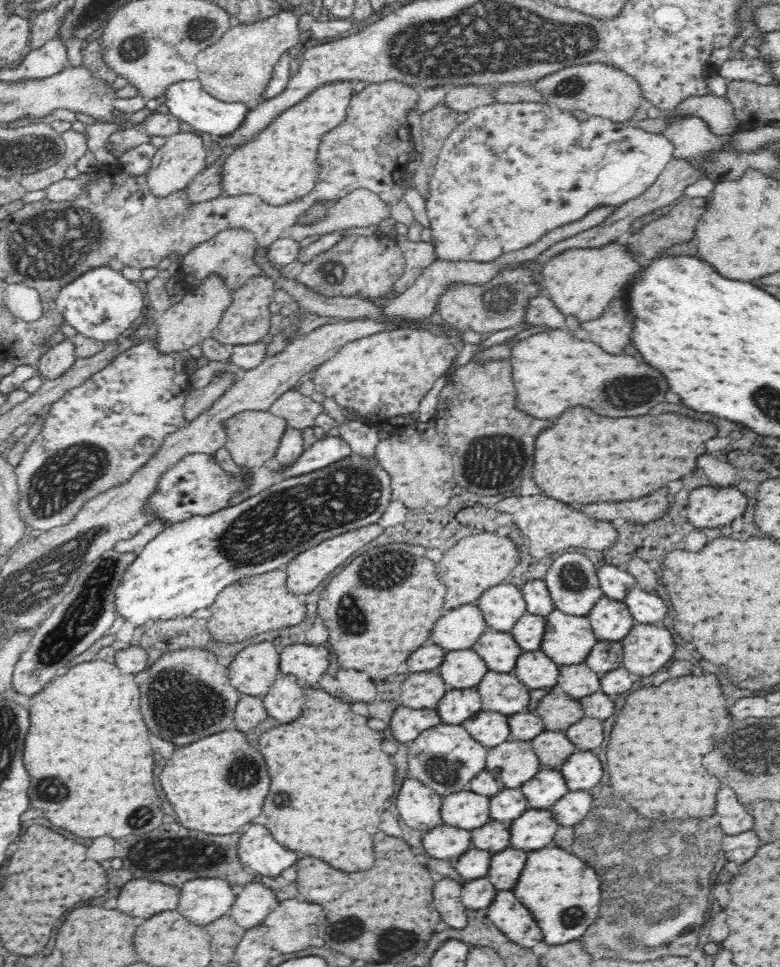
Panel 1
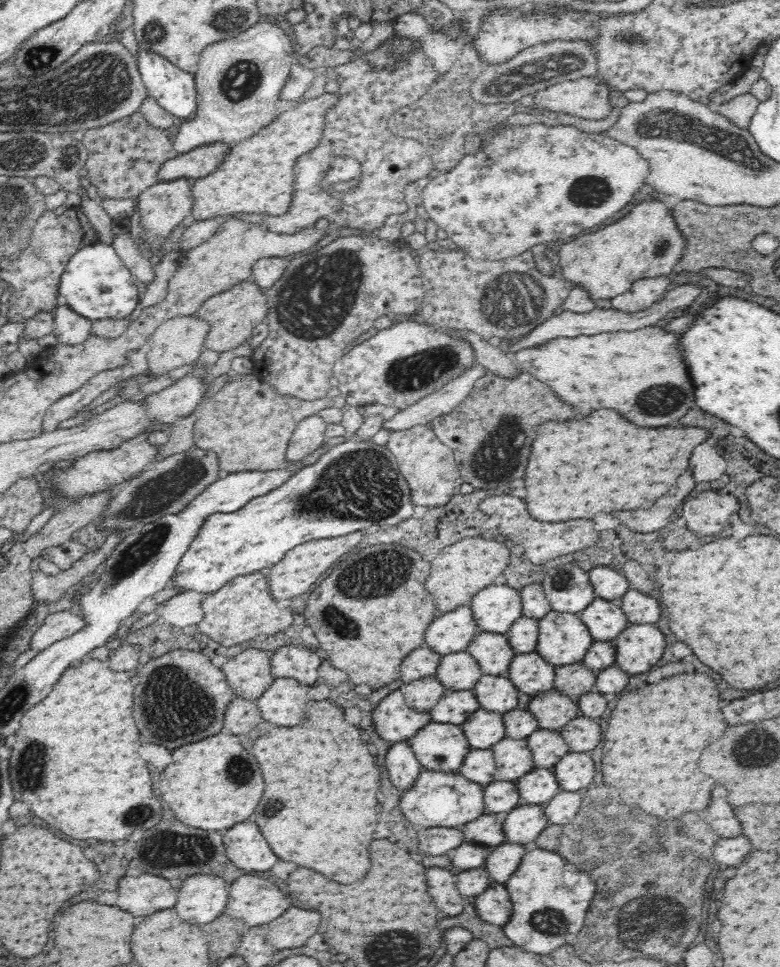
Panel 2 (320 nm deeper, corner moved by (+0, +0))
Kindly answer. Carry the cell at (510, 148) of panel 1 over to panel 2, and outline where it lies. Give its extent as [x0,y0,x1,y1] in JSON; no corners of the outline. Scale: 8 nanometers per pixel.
[421,123,648,262]

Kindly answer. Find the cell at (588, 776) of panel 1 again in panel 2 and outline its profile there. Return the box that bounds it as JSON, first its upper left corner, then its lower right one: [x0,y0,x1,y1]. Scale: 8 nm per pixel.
[552,751,596,792]

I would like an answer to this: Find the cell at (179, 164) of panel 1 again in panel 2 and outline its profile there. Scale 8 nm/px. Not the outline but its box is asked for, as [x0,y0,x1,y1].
[134,179,194,260]

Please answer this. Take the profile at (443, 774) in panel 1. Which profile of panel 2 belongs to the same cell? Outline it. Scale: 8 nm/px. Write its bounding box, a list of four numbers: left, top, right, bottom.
[407,721,472,772]

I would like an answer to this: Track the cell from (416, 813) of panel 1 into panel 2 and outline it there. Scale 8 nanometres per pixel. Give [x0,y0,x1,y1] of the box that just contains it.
[384,741,422,791]

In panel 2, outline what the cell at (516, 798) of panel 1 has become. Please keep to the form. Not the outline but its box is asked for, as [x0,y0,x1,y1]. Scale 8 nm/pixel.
[483,780,522,814]

